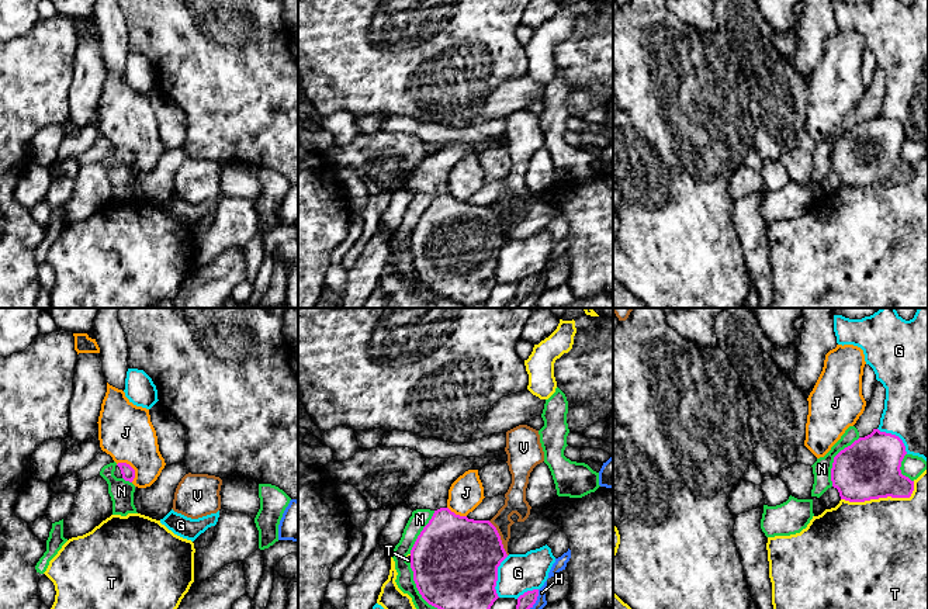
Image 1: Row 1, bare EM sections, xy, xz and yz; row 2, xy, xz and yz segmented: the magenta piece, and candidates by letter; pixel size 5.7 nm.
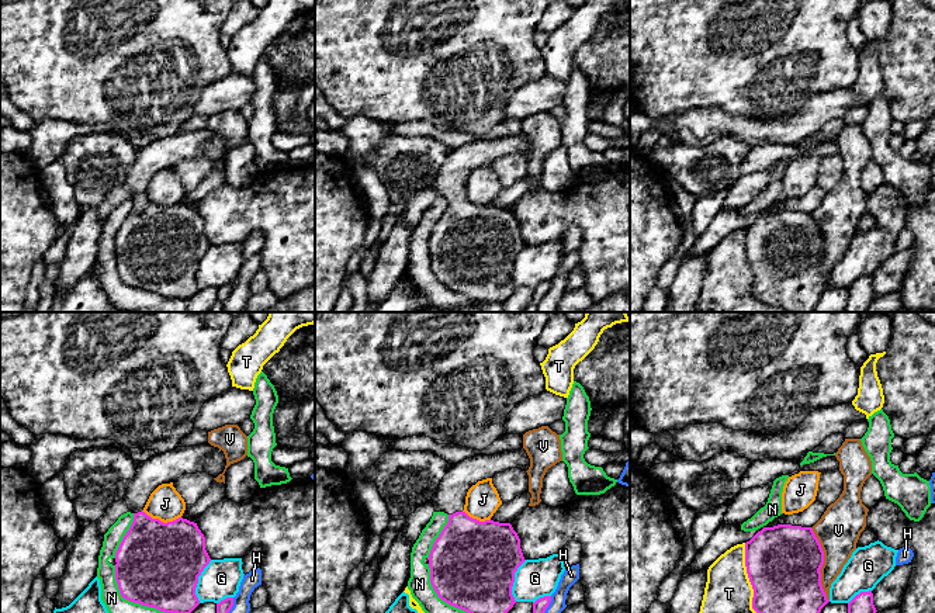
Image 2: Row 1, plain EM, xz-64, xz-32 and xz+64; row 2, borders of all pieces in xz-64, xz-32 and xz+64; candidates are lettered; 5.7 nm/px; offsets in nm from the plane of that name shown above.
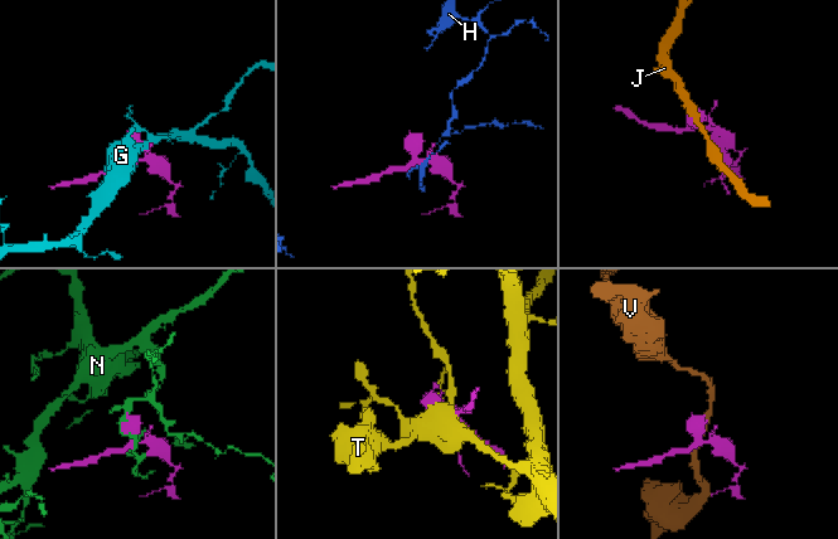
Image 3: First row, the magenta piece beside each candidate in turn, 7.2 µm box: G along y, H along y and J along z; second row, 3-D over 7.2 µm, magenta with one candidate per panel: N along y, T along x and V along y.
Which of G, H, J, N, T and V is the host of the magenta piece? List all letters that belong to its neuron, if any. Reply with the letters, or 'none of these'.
none of these

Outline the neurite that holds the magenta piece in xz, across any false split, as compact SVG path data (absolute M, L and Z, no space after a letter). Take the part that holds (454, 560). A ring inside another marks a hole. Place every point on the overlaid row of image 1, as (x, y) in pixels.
M503 450L479 457L450 457L425 473L413 485L405 502L412 511L430 509L433 516L423 527L411 550L413 581L422 598L437 609L491 609L496 594L498 567L508 557L496 527L489 520L460 516L447 508L451 484L468 470L479 470L491 460L508 461Z

